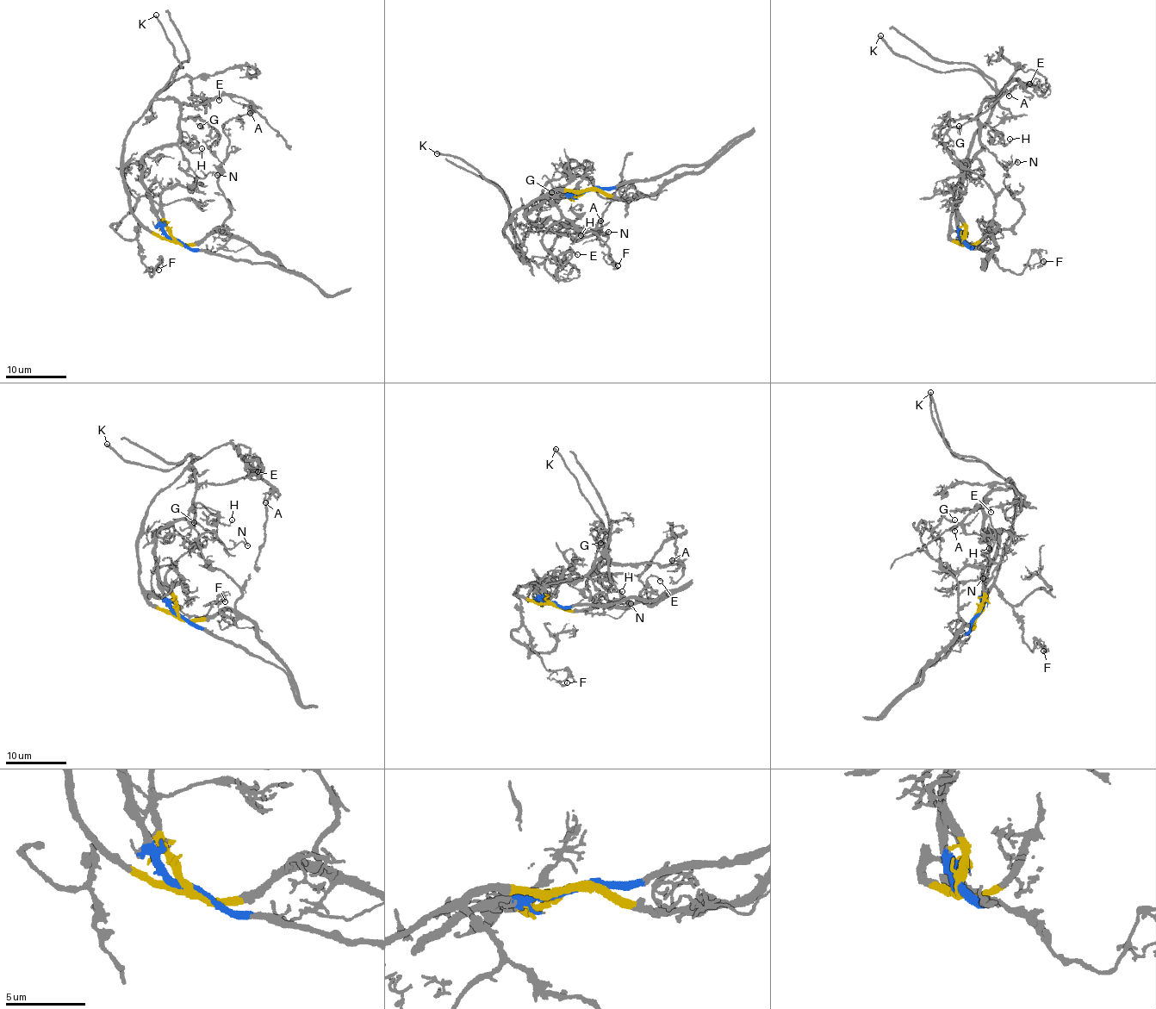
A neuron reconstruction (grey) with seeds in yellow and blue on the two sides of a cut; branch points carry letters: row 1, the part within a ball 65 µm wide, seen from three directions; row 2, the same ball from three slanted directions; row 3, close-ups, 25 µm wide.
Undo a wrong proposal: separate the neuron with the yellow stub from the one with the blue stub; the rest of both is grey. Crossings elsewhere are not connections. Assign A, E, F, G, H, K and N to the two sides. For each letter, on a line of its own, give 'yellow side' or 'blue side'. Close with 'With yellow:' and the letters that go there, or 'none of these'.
A: blue side
E: yellow side
F: yellow side
G: blue side
H: blue side
K: yellow side
N: blue side
With yellow: E, F, K

